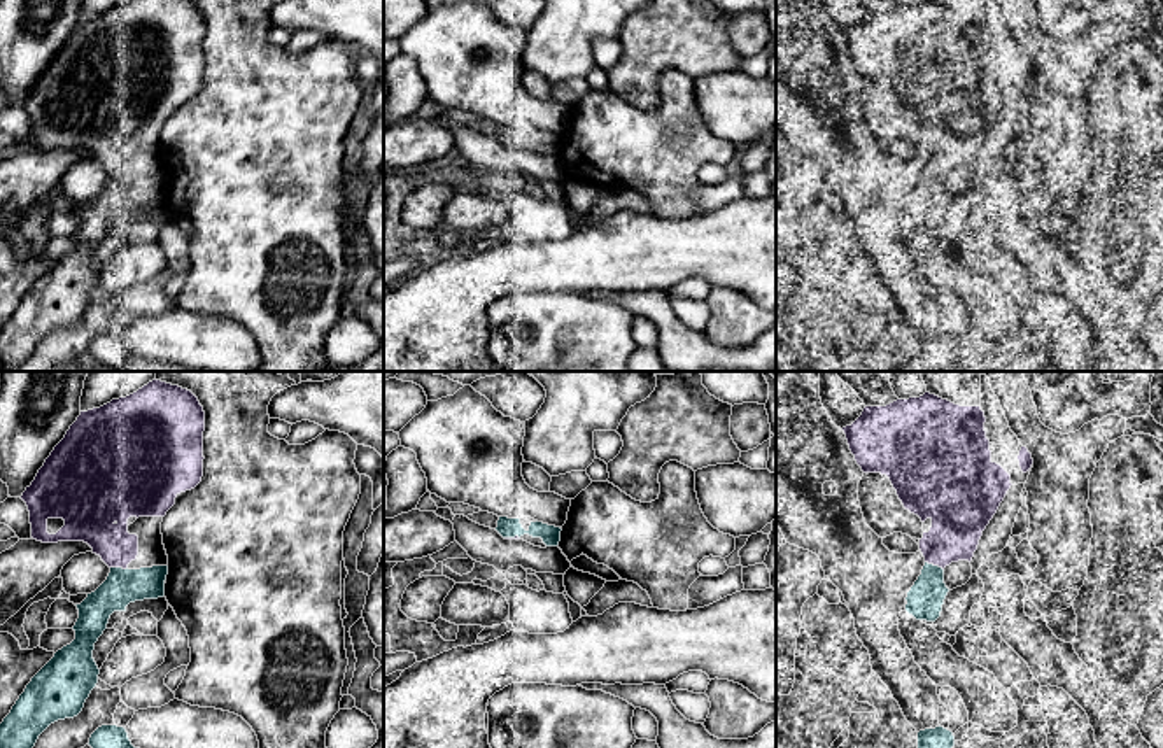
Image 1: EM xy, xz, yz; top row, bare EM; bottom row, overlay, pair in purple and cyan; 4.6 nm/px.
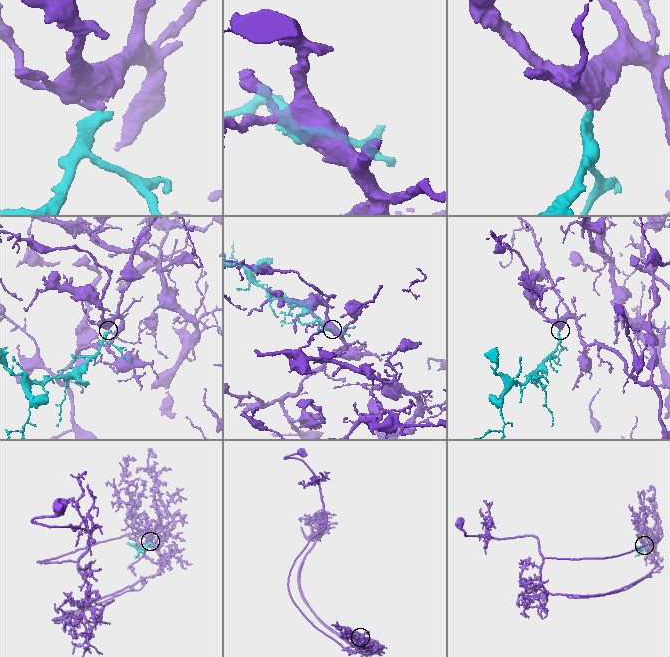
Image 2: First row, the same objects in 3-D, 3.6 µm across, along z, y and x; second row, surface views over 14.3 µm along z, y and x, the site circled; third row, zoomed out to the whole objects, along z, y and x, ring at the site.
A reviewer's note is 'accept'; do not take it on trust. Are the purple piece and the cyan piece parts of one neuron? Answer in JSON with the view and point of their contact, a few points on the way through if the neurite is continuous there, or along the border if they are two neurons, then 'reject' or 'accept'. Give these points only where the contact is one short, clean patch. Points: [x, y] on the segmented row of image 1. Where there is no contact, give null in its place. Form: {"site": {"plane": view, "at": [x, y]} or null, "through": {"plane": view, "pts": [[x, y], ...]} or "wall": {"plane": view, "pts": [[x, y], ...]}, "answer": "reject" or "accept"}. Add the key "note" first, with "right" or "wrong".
{"note": "right", "site": {"plane": "yz", "at": [934, 564]}, "answer": "accept"}

